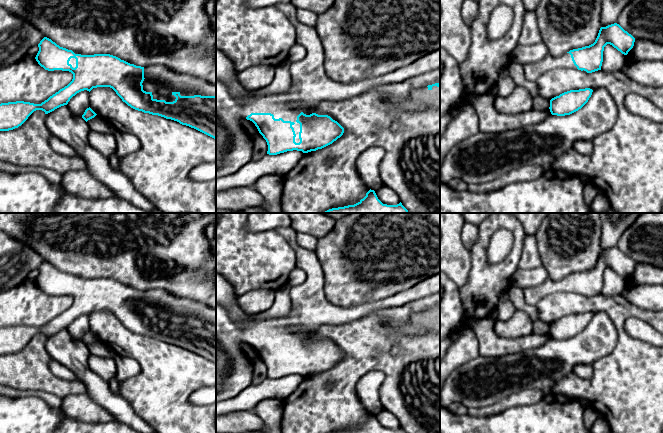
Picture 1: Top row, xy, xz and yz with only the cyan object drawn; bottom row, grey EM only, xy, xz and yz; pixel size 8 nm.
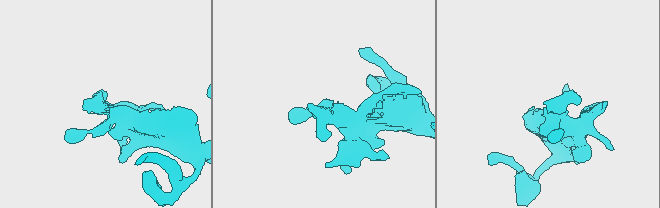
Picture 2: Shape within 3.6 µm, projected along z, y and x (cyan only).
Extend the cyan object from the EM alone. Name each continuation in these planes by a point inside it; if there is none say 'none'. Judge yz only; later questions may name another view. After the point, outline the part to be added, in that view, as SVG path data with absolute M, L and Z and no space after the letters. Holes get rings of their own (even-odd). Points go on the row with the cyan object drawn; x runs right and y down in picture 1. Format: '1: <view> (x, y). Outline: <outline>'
1: yz (532, 71). Outline: M569 53L560 57L547 55L540 61L523 64L523 68L525 78L531 82L536 82L541 75L555 69L577 69Z

